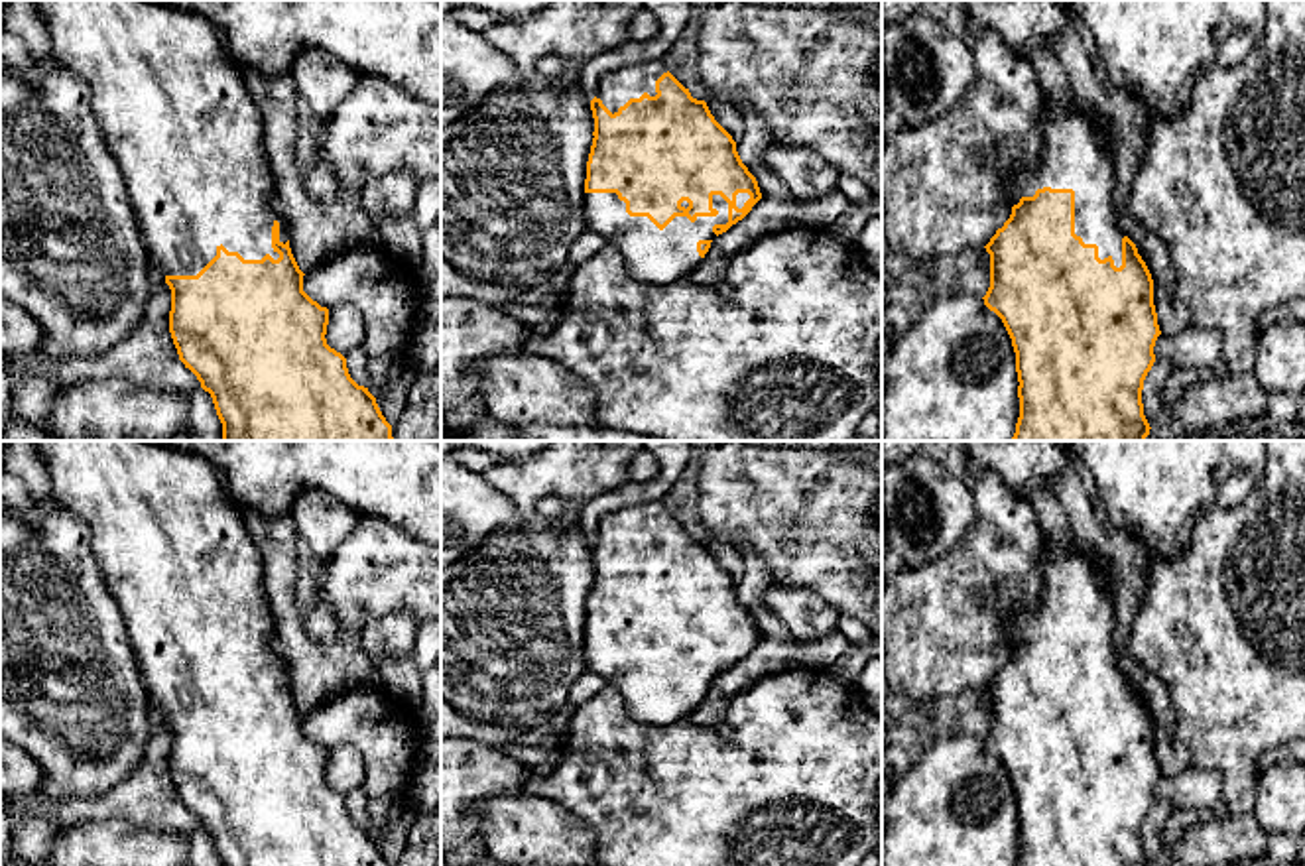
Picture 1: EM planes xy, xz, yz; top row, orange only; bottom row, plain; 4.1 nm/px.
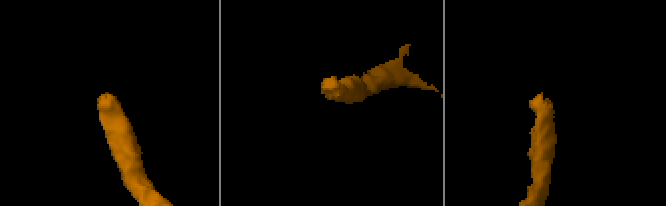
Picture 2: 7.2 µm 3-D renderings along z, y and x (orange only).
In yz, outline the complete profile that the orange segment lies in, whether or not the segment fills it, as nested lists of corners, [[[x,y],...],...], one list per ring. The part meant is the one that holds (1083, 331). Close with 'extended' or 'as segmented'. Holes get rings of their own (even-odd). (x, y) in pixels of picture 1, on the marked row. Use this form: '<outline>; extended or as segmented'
[[[1045,96],[1041,132],[1039,163],[1006,181],[1012,215],[984,246],[990,254],[990,287],[982,299],[1012,339],[1020,382],[1020,417],[1010,441],[1146,441],[1151,427],[1144,415],[1142,390],[1161,335],[1151,274],[1120,228],[1112,205],[1114,163],[1100,124],[1081,100],[1069,106]]]; extended

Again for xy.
[[[35,0],[35,4],[49,33],[49,63],[55,69],[73,71],[91,87],[91,108],[122,171],[142,242],[171,289],[173,344],[185,368],[211,394],[222,423],[222,441],[394,441],[392,425],[382,415],[376,398],[350,378],[346,358],[327,344],[329,309],[303,291],[305,274],[291,254],[285,222],[272,205],[274,177],[264,152],[262,118],[244,85],[244,71],[226,53],[224,33],[199,14],[161,6],[155,0]]]; extended

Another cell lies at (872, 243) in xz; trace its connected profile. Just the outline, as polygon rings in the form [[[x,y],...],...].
[[[870,216],[856,240],[862,262],[882,278],[882,216]]]

